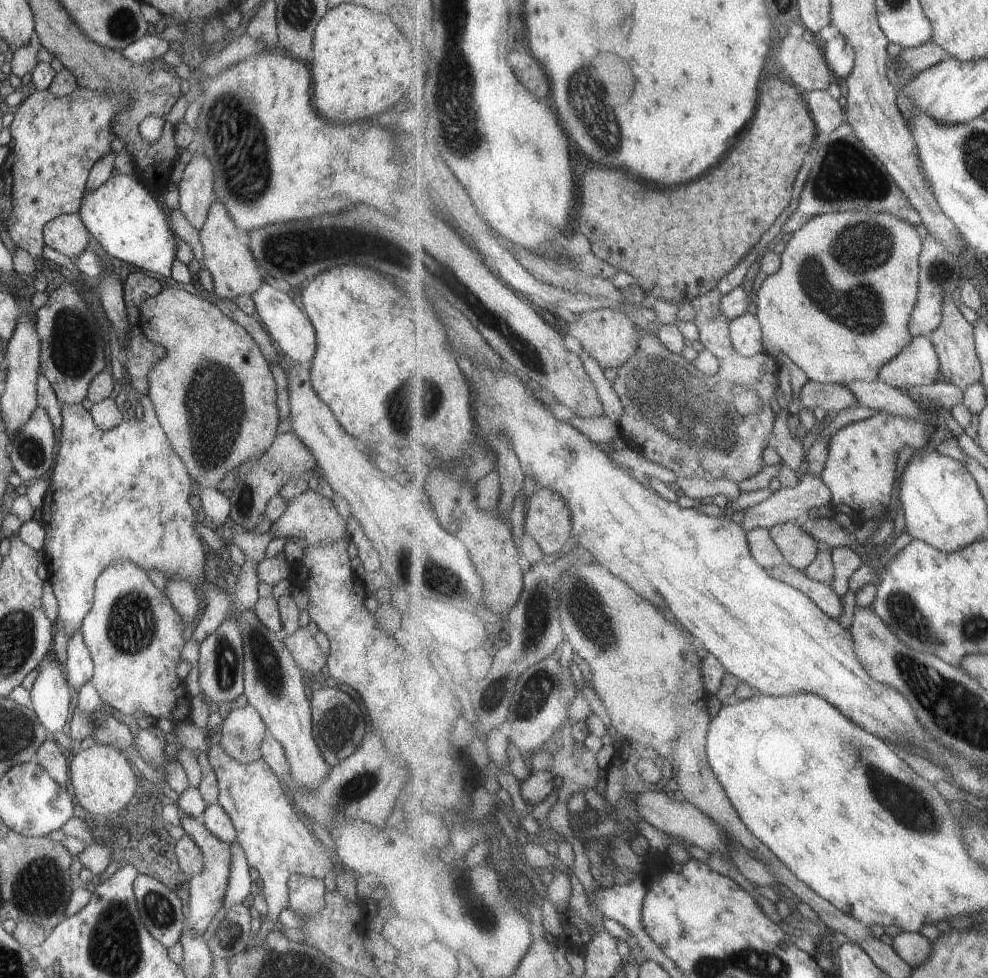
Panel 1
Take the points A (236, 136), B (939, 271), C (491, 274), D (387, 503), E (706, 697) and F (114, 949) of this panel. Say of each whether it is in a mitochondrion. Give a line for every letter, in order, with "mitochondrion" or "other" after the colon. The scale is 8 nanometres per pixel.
A: mitochondrion
B: mitochondrion
C: other
D: other
E: other
F: mitochondrion

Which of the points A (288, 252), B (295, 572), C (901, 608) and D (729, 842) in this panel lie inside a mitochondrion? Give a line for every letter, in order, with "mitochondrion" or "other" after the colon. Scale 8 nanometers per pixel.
A: mitochondrion
B: other
C: mitochondrion
D: other

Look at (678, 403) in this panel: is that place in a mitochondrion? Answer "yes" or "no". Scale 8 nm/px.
yes

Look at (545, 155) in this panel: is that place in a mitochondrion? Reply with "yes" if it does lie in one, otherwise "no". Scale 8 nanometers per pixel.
no

